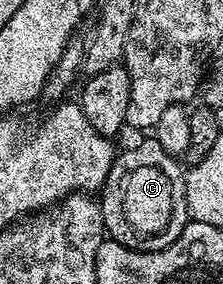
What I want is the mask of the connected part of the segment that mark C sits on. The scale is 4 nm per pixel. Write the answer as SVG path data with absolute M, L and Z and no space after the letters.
M147 138L131 148L117 153L108 170L108 178L100 189L102 221L106 227L106 236L120 242L125 248L135 248L137 252L159 252L168 247L184 230L190 211L186 201L186 172L175 157L164 150L157 140Z

